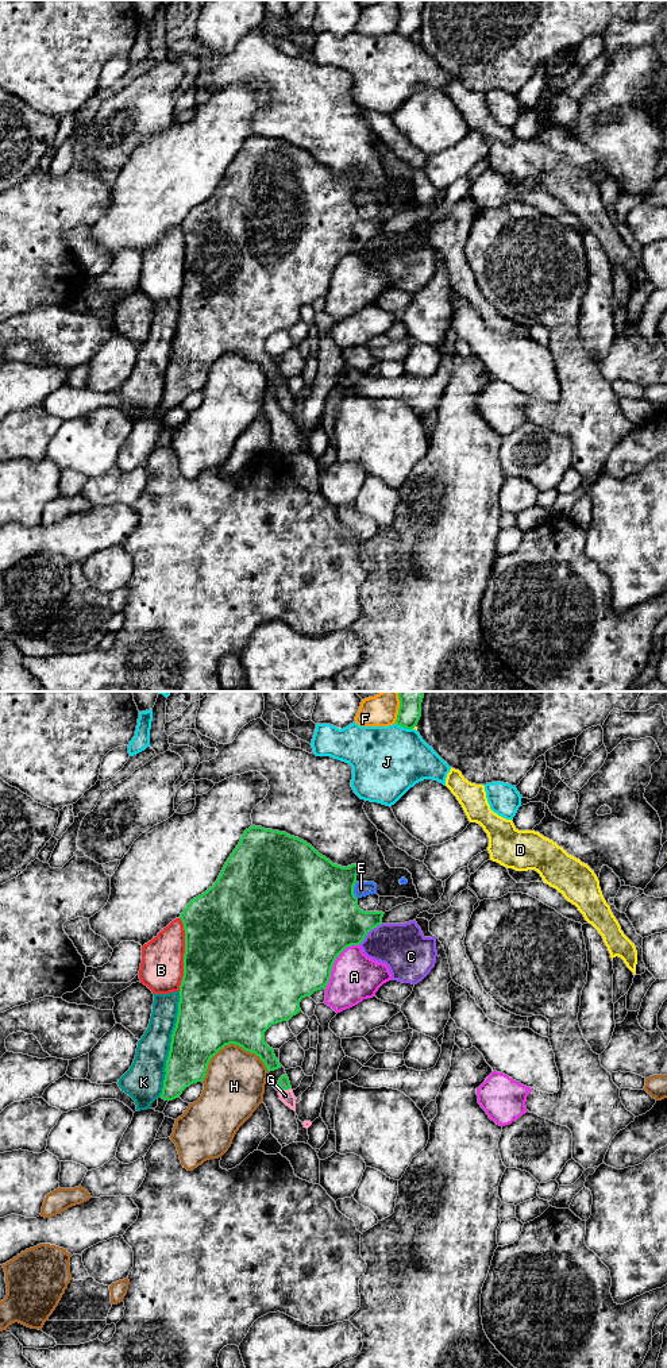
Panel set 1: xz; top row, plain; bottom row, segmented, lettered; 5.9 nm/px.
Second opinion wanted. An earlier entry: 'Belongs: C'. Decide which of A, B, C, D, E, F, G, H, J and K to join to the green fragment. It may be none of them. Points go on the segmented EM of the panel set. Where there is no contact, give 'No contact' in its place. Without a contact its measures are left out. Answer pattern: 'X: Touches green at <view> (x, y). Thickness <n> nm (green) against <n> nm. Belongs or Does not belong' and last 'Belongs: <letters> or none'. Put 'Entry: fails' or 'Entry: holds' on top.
Entry: fails
A: Touches green at xz (334, 962). Thickness 500 nm (green) against 280 nm. Does not belong
B: Touches green at xz (184, 954). Thickness 500 nm (green) against 260 nm. Does not belong
C: Touches green at xz (369, 931). Thickness 400 nm (green) against 280 nm. Does not belong
D: Touches green at xz (413, 727). Thickness 160 nm (green) against 20 nm. Does not belong
E: Touches green at xz (353, 890). Thickness 500 nm (green) against 90 nm. Does not belong
F: Touches green at xz (398, 708). Thickness 160 nm (green) against 190 nm. Does not belong
G: Touches green at xz (284, 1089). Thickness 70 nm (green) against 80 nm. Belongs
H: Touches green at xz (230, 1043). Thickness 500 nm (green) against 360 nm. Does not belong
J: Touches green at xz (404, 727). Thickness 160 nm (green) against 420 nm. Does not belong
K: Touches green at xz (170, 1044). Thickness 360 nm (green) against 220 nm. Does not belong
Belongs: G

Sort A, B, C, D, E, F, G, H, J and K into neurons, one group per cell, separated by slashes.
A / B / C / D / E / F / G / H / J / K

